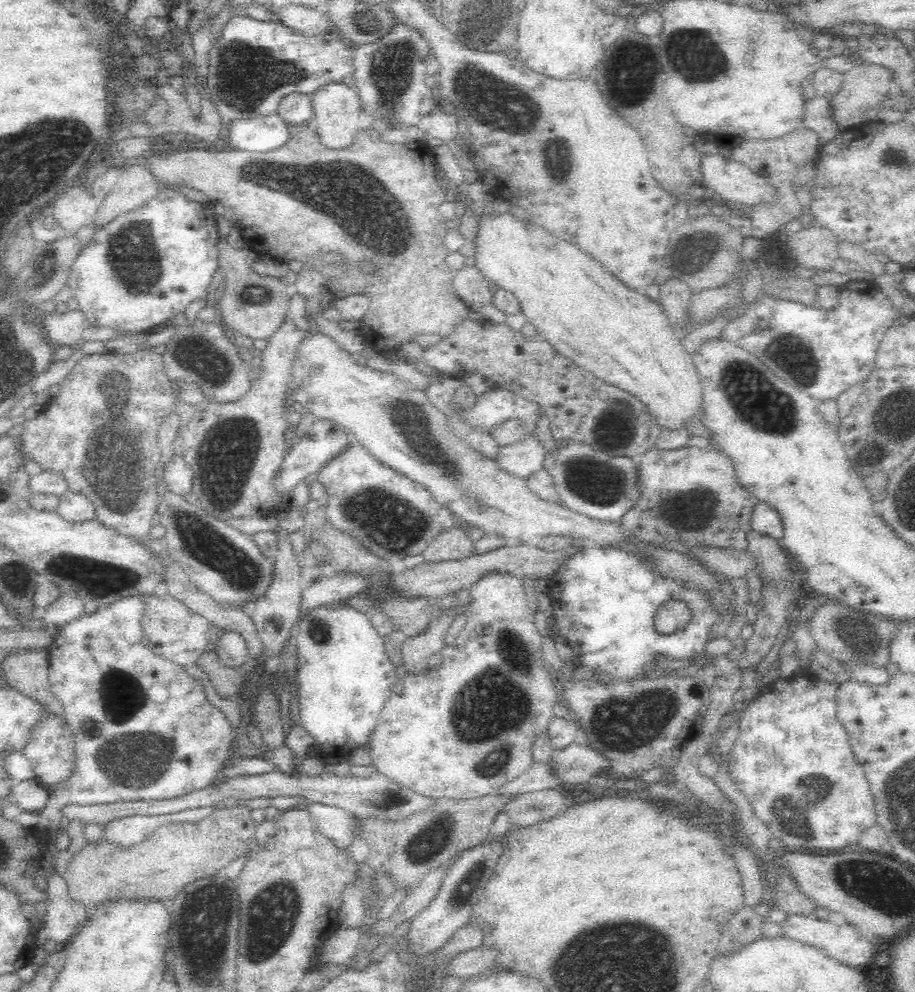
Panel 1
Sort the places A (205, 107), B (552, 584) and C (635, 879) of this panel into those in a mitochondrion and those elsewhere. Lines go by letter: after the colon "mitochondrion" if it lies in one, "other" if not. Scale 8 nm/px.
A: other
B: other
C: other

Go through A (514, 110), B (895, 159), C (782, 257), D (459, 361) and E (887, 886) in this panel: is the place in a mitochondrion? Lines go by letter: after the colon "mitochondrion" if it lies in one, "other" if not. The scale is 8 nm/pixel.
A: mitochondrion
B: mitochondrion
C: other
D: other
E: mitochondrion

